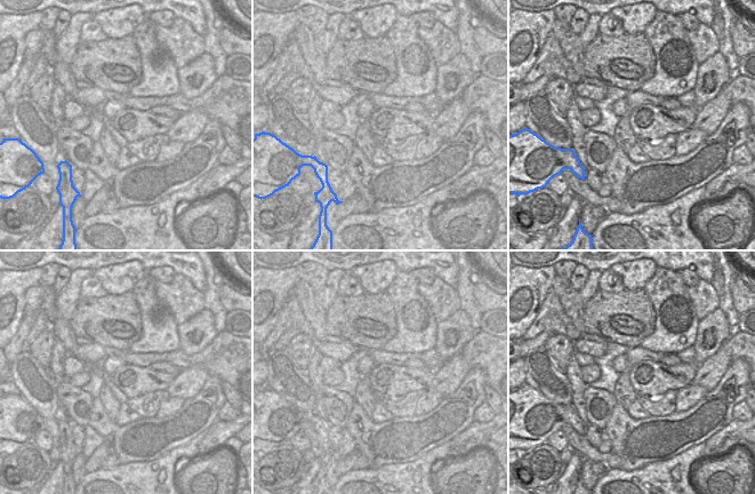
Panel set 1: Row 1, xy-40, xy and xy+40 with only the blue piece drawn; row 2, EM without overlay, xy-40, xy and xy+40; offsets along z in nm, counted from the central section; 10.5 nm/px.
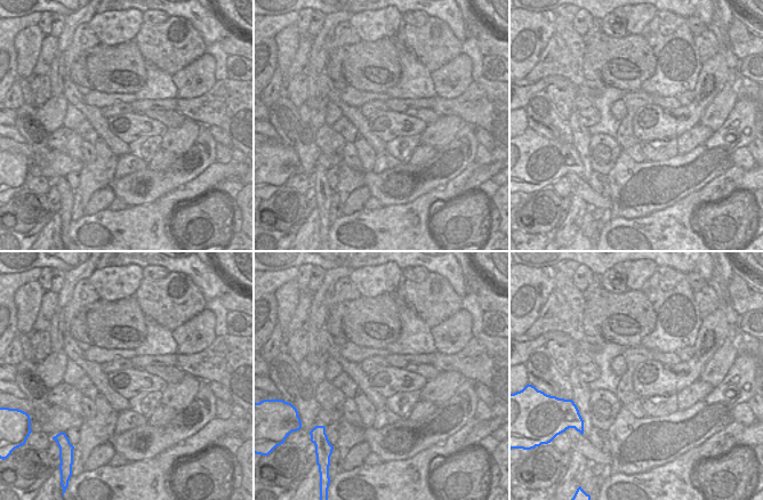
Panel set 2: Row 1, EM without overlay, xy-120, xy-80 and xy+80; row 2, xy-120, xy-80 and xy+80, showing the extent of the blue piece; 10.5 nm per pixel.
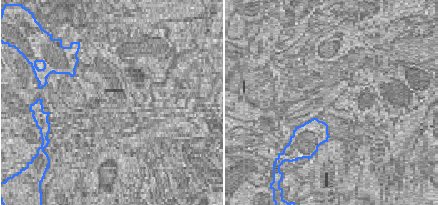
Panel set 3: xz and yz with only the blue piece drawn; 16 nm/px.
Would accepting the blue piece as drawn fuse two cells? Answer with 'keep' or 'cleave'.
keep

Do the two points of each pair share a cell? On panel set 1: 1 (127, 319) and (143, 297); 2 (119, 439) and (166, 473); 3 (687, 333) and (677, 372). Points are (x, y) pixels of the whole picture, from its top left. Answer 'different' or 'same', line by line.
1: different
2: different
3: different

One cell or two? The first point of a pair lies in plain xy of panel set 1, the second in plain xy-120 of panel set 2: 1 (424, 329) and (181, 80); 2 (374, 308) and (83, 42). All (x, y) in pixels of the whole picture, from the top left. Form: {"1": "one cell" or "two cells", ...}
{"1": "two cells", "2": "two cells"}

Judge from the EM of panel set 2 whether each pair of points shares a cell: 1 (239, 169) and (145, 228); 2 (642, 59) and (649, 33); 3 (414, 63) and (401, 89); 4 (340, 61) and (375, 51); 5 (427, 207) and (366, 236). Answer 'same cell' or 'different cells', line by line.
1: same cell
2: different cells
3: same cell
4: same cell
5: same cell

